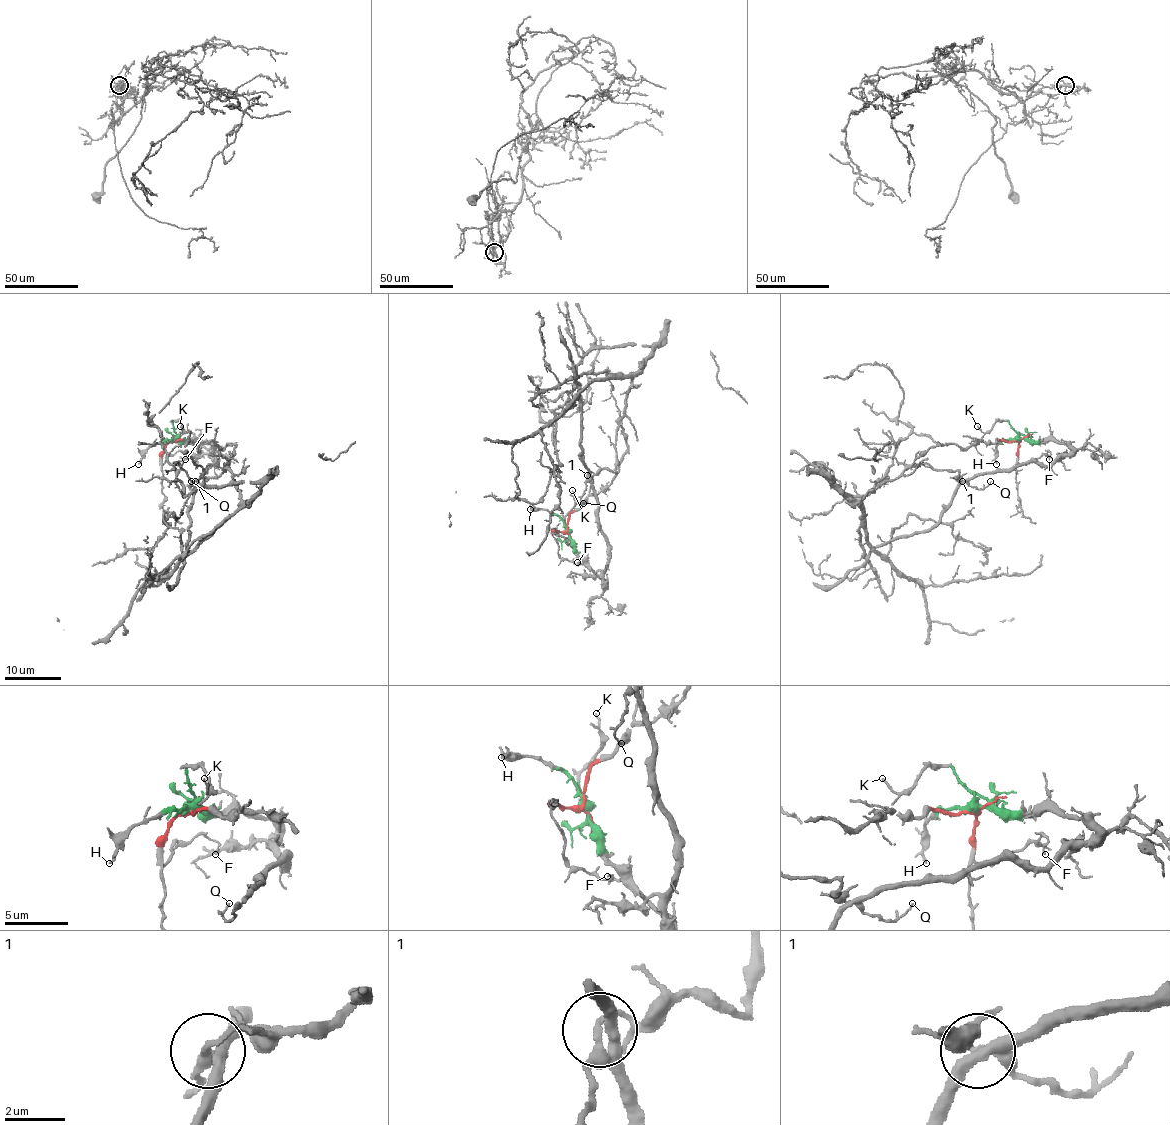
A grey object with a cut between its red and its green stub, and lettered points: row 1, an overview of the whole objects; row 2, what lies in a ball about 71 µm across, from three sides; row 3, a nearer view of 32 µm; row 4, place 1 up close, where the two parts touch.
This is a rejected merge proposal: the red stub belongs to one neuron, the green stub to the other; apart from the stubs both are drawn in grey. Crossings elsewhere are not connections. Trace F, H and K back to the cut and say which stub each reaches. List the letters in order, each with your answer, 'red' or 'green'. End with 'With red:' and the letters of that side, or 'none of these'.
F: red
H: green
K: green
With red: F

